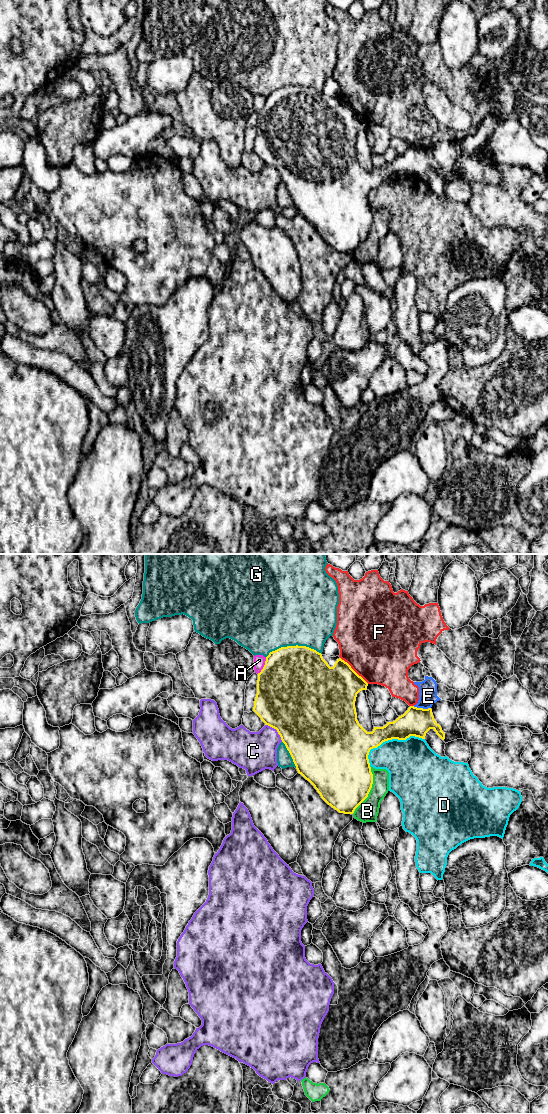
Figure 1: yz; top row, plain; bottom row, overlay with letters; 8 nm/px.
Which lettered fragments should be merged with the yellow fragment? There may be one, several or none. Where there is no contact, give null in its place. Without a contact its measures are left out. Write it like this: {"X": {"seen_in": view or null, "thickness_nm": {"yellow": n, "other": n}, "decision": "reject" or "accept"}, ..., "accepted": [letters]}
{"A": {"seen_in": "yz", "thickness_nm": {"yellow": 500, "other": 100}, "decision": "reject"}, "B": {"seen_in": "yz", "thickness_nm": {"yellow": 460, "other": 170}, "decision": "reject"}, "C": {"seen_in": "yz", "thickness_nm": {"yellow": 500, "other": 320}, "decision": "reject"}, "D": {"seen_in": "yz", "thickness_nm": {"yellow": 220, "other": 380}, "decision": "reject"}, "E": {"seen_in": "yz", "thickness_nm": {"yellow": 220, "other": 140}, "decision": "reject"}, "F": {"seen_in": "yz", "thickness_nm": {"yellow": 400, "other": 500}, "decision": "reject"}, "G": {"seen_in": "yz", "thickness_nm": {"yellow": 500, "other": 480}, "decision": "reject"}, "accepted": []}

